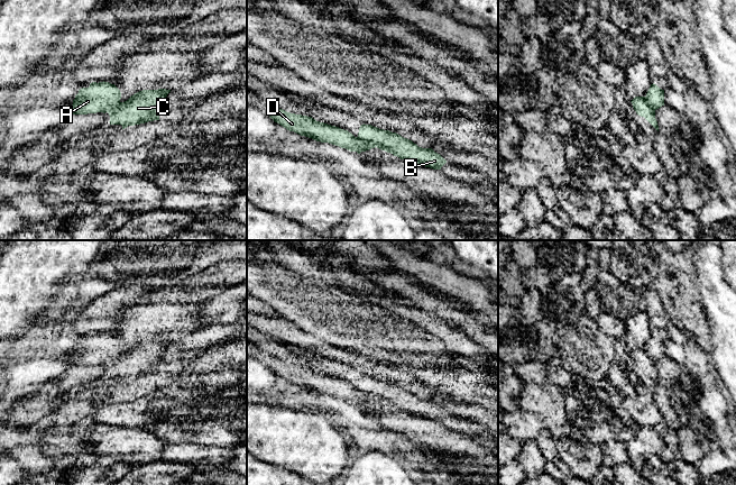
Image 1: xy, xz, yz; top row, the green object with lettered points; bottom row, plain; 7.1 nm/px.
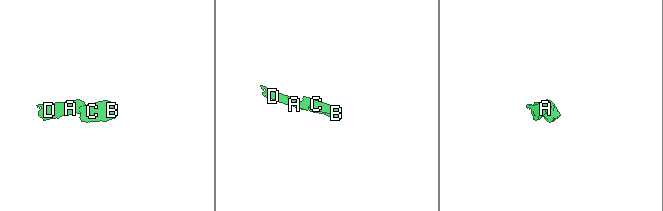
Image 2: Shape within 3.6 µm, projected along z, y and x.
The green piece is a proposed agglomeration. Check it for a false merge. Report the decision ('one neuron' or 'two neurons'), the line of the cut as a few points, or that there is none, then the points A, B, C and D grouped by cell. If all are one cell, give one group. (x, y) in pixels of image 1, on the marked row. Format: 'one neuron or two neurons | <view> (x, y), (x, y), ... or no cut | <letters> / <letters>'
two neurons | xz (357, 137), (374, 147) | A D / B C

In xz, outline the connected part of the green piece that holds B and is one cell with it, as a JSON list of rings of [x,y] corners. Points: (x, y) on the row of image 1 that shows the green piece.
[[[361,125],[358,138],[374,147],[390,153],[401,159],[415,163],[416,165],[441,170],[447,163],[447,161],[432,148],[418,147],[412,140],[404,138],[396,132],[379,129],[371,125]]]

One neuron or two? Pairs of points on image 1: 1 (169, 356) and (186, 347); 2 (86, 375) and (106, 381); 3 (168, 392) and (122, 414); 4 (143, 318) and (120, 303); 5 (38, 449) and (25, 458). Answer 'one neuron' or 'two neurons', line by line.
1: one neuron
2: two neurons
3: one neuron
4: two neurons
5: one neuron

